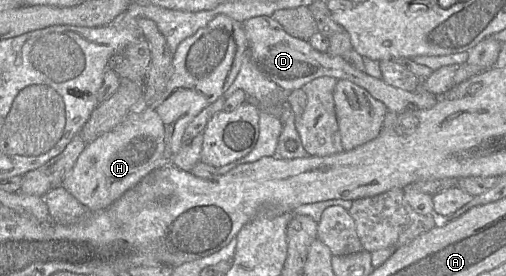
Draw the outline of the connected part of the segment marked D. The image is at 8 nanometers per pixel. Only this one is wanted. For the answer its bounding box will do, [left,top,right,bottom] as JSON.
[242,16,414,114]

